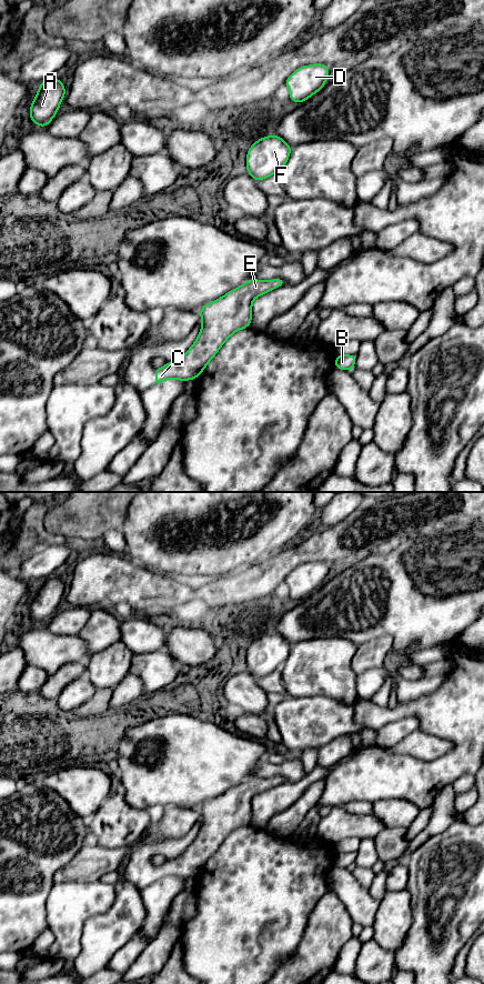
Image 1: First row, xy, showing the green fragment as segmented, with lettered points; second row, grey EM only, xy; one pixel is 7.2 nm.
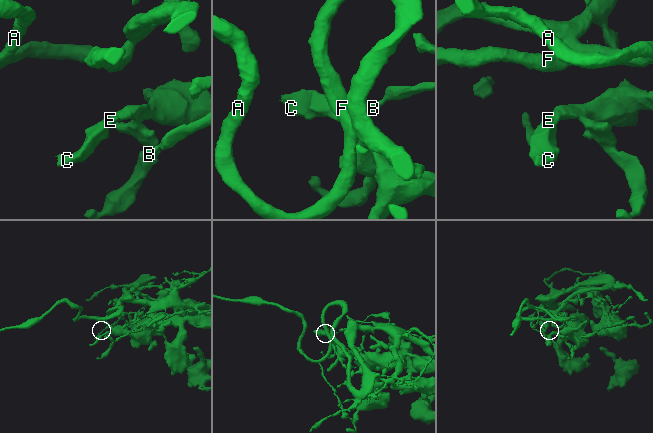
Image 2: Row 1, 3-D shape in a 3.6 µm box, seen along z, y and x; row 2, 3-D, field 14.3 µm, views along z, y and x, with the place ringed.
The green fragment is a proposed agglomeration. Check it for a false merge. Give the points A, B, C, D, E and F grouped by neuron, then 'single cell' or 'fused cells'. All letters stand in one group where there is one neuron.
A B C D E F | single cell

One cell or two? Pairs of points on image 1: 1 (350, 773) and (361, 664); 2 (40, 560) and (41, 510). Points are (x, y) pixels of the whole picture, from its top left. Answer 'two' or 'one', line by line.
1: two
2: two

